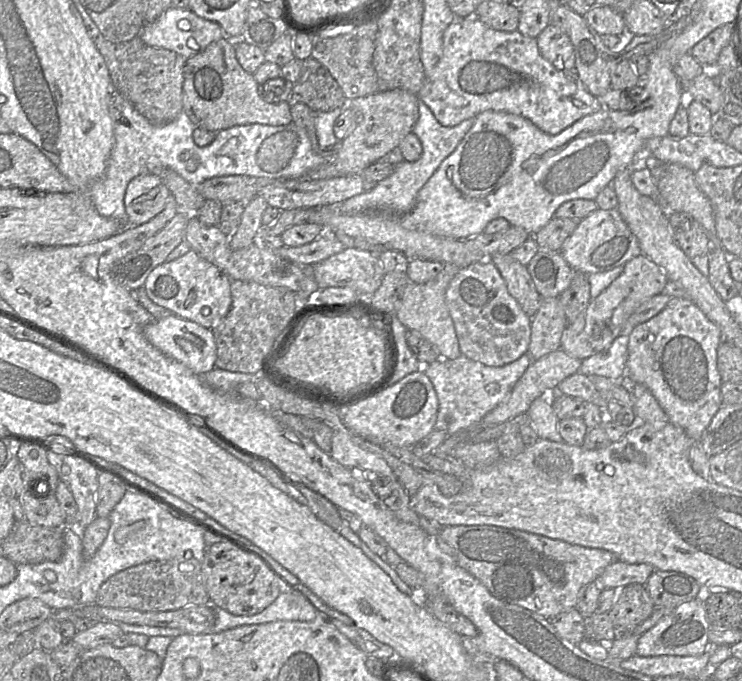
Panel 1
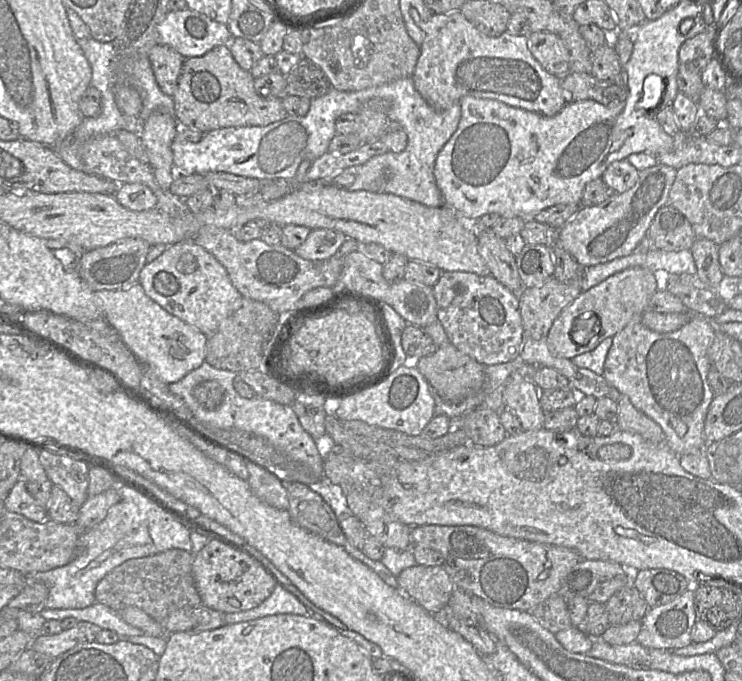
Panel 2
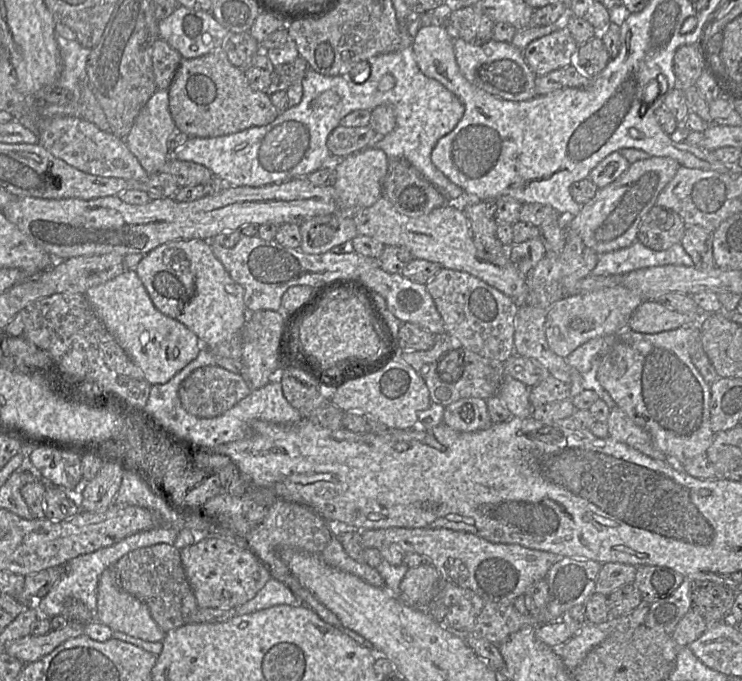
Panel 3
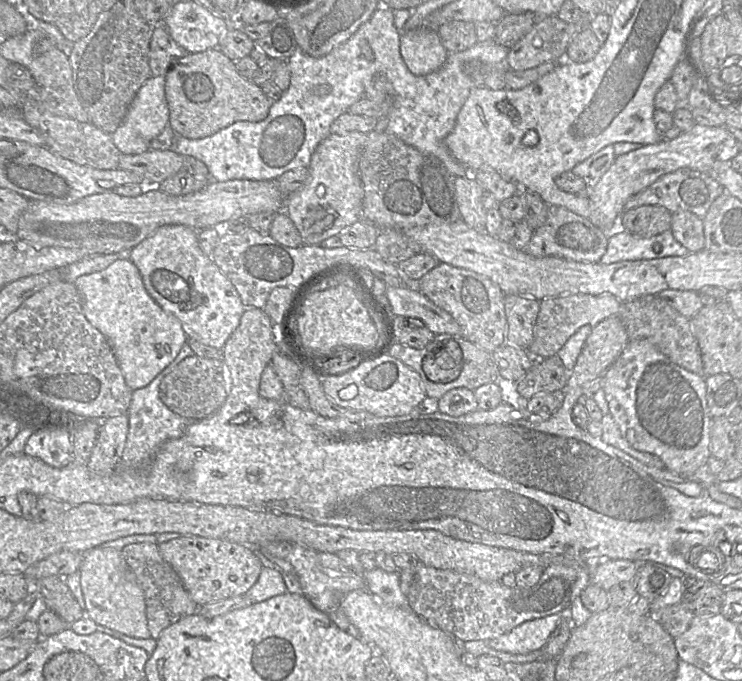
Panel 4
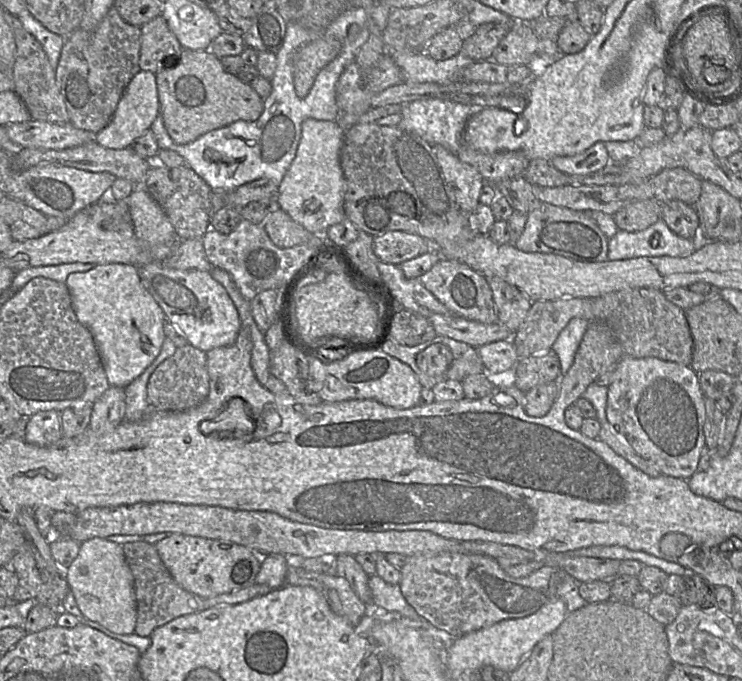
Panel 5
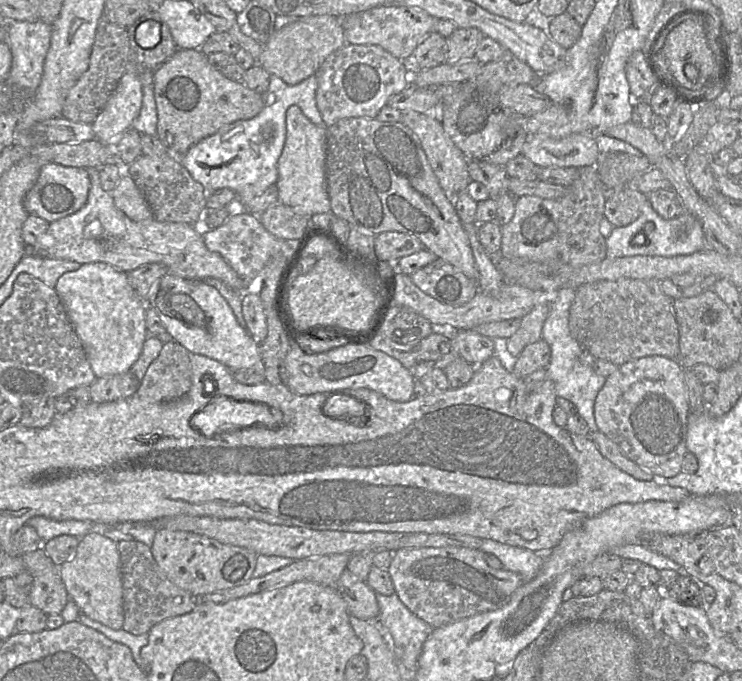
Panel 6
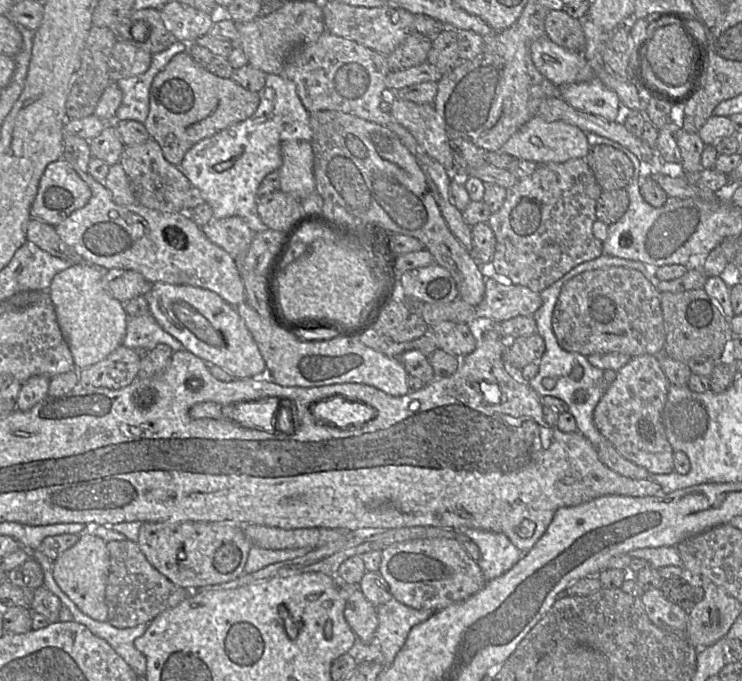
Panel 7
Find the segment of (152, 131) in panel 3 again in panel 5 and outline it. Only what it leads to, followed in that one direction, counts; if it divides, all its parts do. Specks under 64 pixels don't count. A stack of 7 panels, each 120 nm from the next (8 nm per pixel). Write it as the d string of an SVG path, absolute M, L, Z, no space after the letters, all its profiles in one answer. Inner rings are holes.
M141 70L128 84L110 123L95 134L94 141L111 149L130 148L147 130L160 114L160 101L156 73Z

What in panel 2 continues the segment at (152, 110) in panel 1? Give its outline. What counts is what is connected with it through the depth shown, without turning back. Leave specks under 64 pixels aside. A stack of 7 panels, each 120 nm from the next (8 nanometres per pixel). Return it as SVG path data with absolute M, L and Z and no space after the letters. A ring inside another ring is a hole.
M156 44L149 52L149 60L159 88L173 96L186 59L173 48Z

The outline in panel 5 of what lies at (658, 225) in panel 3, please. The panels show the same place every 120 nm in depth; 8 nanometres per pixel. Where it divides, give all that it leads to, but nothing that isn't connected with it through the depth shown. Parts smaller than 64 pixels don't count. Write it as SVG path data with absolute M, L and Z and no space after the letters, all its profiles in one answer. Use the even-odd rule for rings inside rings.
M652 199L633 201L619 209L613 218L620 230L642 231L662 219L661 203Z

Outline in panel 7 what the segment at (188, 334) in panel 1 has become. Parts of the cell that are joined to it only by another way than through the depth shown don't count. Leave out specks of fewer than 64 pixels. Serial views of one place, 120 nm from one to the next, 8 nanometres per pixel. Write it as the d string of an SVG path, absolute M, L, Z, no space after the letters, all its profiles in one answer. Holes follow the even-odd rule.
M88 263L73 264L55 275L48 289L57 322L73 356L75 369L96 364L123 345L128 315L122 302L113 298L104 287L106 271Z

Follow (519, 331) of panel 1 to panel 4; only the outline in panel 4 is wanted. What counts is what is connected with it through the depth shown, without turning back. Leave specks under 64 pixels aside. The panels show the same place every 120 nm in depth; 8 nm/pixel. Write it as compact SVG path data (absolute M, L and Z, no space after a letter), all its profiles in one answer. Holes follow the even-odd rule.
M446 263L419 279L420 292L449 313L460 326L460 336L492 353L506 343L505 294L490 279L473 271Z

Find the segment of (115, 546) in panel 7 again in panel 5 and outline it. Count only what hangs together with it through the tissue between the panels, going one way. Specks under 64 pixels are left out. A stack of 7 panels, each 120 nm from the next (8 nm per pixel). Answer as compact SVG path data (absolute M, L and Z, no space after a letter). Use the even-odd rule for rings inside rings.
M137 541L122 546L126 561L134 576L137 601L135 634L148 637L156 628L177 617L205 610L205 599L185 590L174 580L153 544Z

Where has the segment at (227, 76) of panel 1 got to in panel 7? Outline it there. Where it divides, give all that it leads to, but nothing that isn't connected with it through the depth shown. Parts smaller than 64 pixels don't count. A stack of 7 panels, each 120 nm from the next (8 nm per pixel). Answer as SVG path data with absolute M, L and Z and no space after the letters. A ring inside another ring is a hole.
M187 53L175 55L154 78L150 89L149 114L143 125L161 147L164 157L179 166L185 154L199 141L250 118L260 97L231 78L224 79L196 63Z

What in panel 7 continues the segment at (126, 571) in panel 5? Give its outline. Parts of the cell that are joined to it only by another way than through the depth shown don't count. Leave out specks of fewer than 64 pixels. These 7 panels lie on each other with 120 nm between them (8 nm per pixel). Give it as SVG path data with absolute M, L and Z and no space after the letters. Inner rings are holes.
M95 534L79 535L79 541L53 561L53 576L62 591L84 614L97 621L107 621L105 589L110 568L107 542Z

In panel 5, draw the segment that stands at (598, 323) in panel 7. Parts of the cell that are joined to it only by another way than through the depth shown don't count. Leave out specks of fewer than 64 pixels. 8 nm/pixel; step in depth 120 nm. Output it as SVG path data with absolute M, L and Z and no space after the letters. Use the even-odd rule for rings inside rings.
M641 287L610 292L592 300L592 321L606 323L623 349L623 356L657 357L690 366L693 338L685 310L670 302L656 288Z

